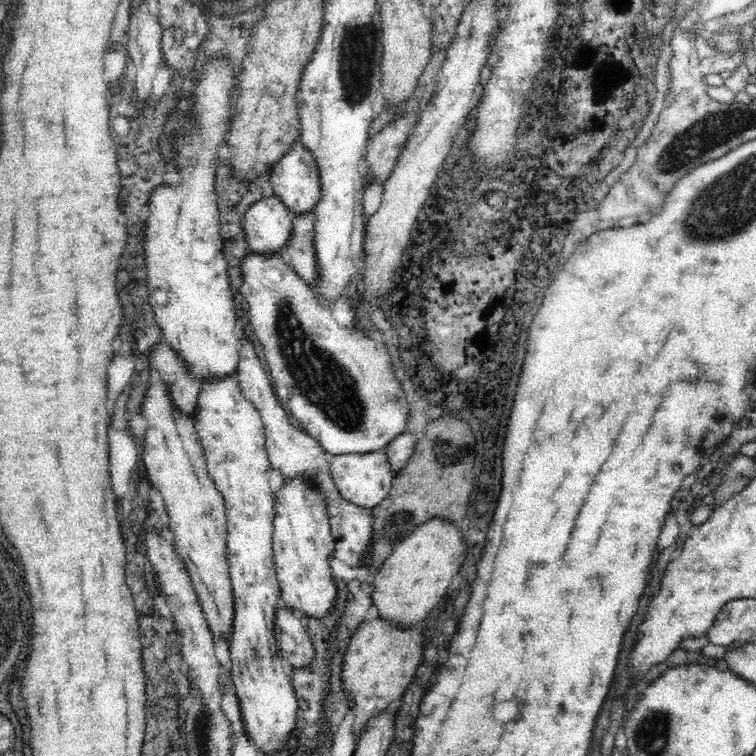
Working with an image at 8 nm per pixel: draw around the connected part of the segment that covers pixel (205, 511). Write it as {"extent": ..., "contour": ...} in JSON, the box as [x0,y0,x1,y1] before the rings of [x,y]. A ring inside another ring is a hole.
{"extent":[142,341,234,638],"contour":[[[159,341],[149,353],[149,365],[158,371],[159,379],[148,388],[142,401],[146,417],[144,467],[149,482],[158,487],[170,517],[175,551],[188,566],[201,609],[214,637],[230,638],[234,601],[231,578],[228,576],[227,508],[221,492],[208,475],[204,450],[195,432],[193,421],[199,395],[199,382],[186,370],[174,349]]]}

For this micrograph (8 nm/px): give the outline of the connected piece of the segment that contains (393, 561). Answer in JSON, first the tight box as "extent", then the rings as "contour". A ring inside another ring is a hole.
{"extent":[371,518,467,626],"contour":[[[432,518],[398,542],[371,582],[372,602],[378,609],[378,617],[397,626],[418,626],[418,622],[442,604],[467,554],[462,533],[456,530],[458,525],[450,524],[450,520]]]}

